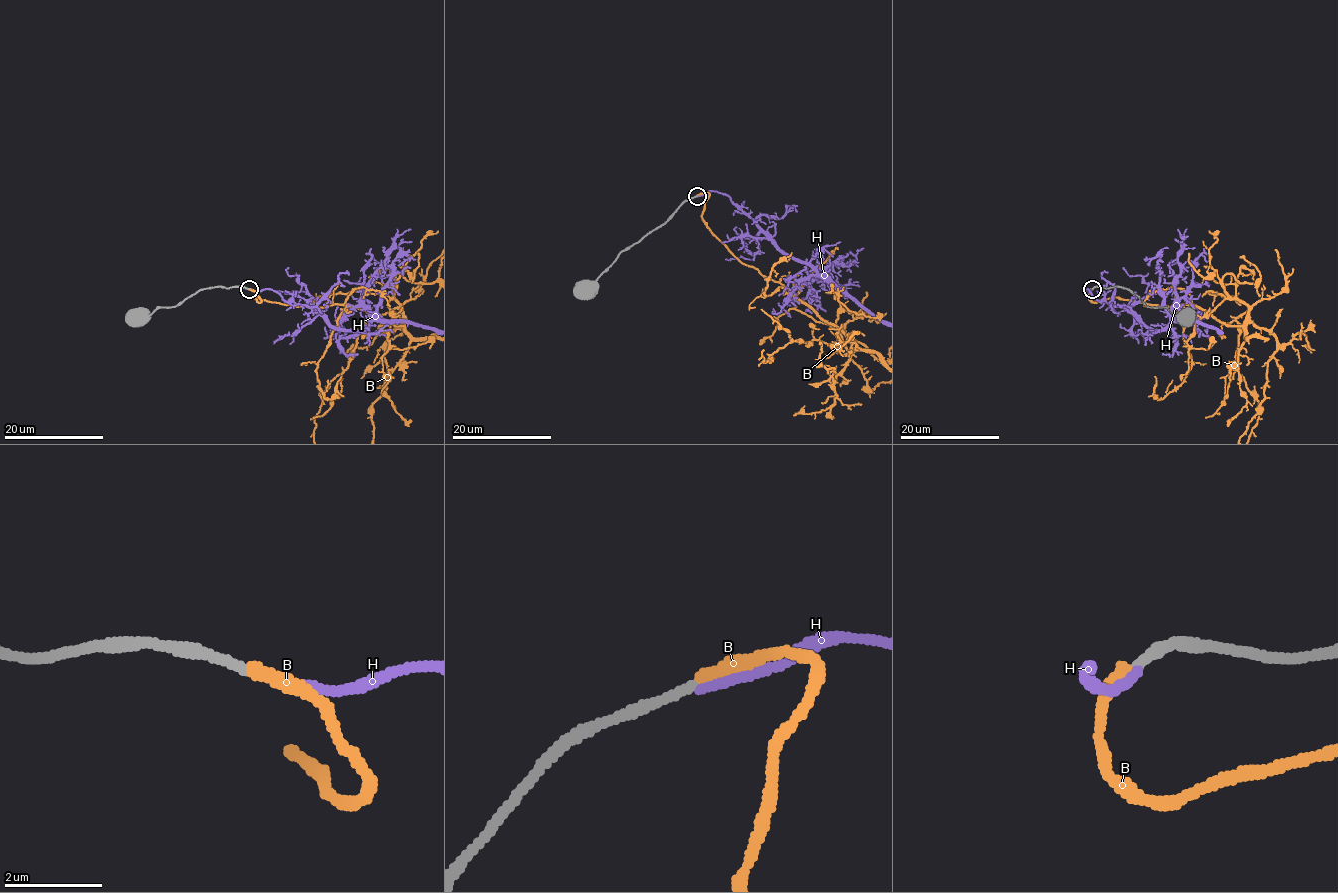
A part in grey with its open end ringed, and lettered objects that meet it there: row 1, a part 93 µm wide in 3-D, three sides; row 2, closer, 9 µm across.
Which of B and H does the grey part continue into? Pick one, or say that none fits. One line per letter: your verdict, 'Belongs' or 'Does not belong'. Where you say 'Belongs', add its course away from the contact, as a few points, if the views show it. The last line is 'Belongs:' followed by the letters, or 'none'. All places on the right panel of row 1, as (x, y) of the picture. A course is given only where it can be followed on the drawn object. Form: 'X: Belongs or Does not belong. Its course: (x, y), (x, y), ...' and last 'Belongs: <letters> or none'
B: Does not belong
H: Belongs
Belongs: H

